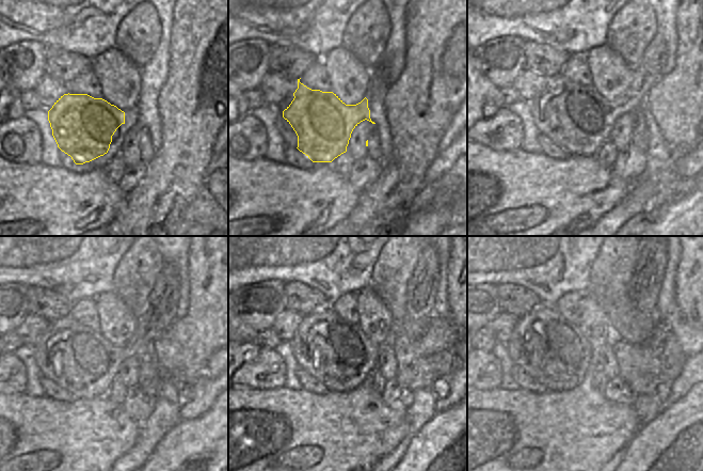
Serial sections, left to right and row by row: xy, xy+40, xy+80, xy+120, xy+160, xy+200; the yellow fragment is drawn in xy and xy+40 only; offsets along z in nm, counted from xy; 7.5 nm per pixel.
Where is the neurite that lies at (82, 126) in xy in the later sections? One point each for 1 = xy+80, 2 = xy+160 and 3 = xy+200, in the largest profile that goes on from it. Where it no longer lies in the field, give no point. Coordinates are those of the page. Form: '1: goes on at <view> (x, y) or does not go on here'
1: goes on at xy+80 (571, 122)
2: goes on at xy+160 (339, 356)
3: goes on at xy+200 (562, 350)

